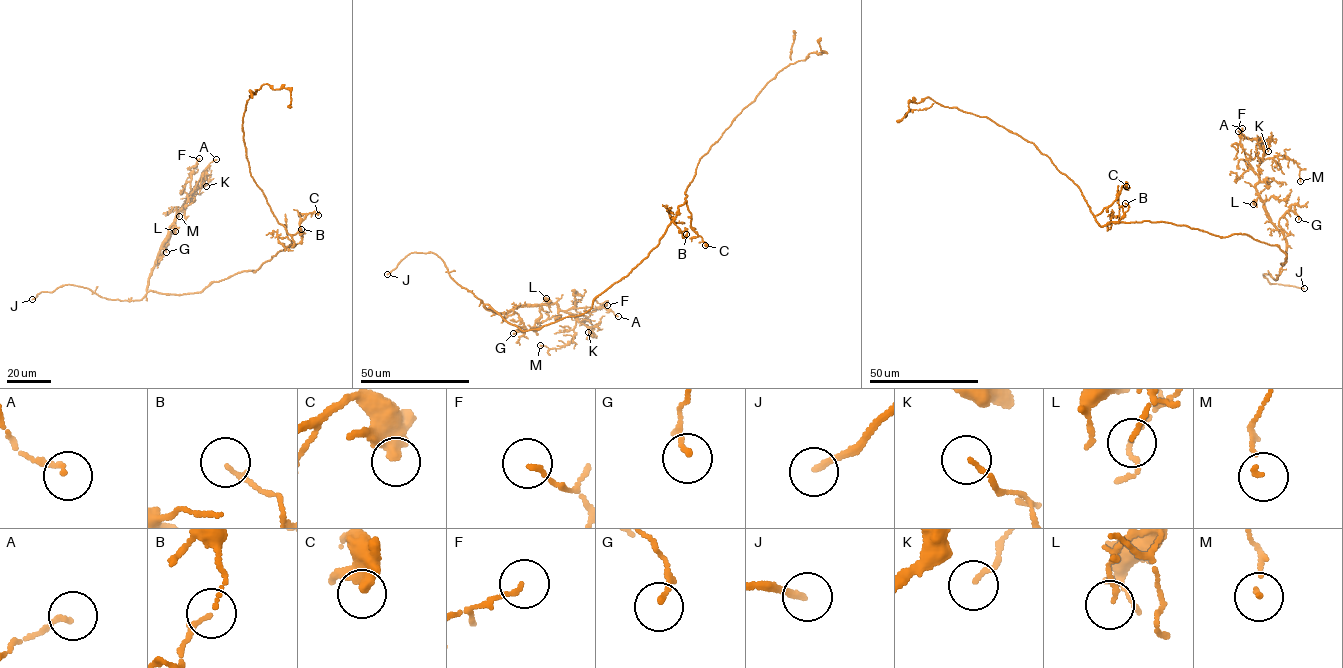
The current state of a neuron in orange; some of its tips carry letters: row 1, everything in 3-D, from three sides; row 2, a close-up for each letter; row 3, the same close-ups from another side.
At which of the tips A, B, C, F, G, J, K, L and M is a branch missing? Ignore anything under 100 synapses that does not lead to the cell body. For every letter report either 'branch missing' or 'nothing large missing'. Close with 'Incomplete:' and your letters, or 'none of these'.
A: nothing large missing
B: nothing large missing
C: nothing large missing
F: nothing large missing
G: nothing large missing
J: branch missing
K: nothing large missing
L: nothing large missing
M: nothing large missing
Incomplete: J

